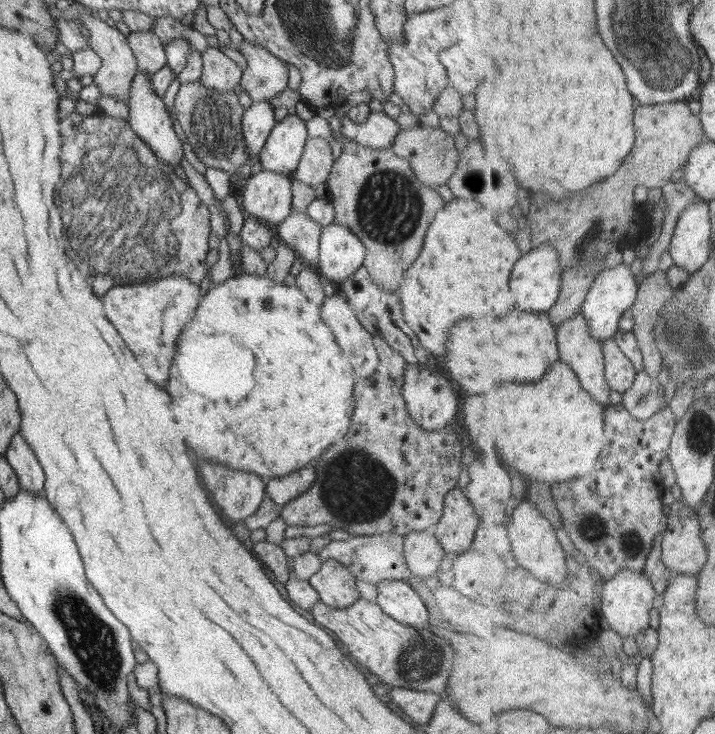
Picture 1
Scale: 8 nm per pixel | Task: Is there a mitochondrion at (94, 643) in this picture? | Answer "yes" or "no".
yes

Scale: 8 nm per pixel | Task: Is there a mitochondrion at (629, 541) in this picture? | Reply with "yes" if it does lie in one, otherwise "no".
yes

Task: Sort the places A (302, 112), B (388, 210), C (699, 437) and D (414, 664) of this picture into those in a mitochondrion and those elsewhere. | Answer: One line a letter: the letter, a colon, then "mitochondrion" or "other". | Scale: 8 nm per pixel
A: other
B: mitochondrion
C: mitochondrion
D: mitochondrion

